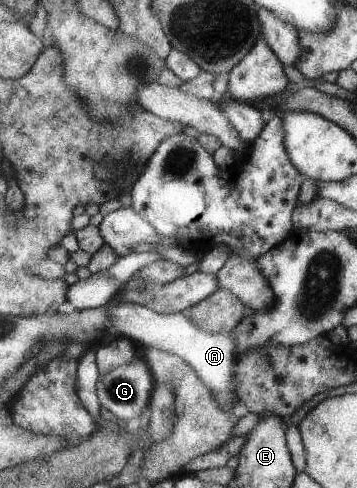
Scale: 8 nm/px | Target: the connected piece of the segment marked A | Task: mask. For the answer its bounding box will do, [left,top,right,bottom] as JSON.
[108,297,240,409]

